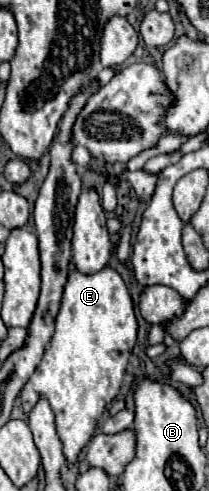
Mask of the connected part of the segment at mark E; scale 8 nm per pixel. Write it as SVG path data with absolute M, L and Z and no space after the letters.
M109 266L93 276L71 272L65 284L53 340L23 388L23 392L35 392L39 398L49 400L55 412L57 434L63 442L65 466L77 462L99 418L119 394L135 340L137 320L121 276Z

